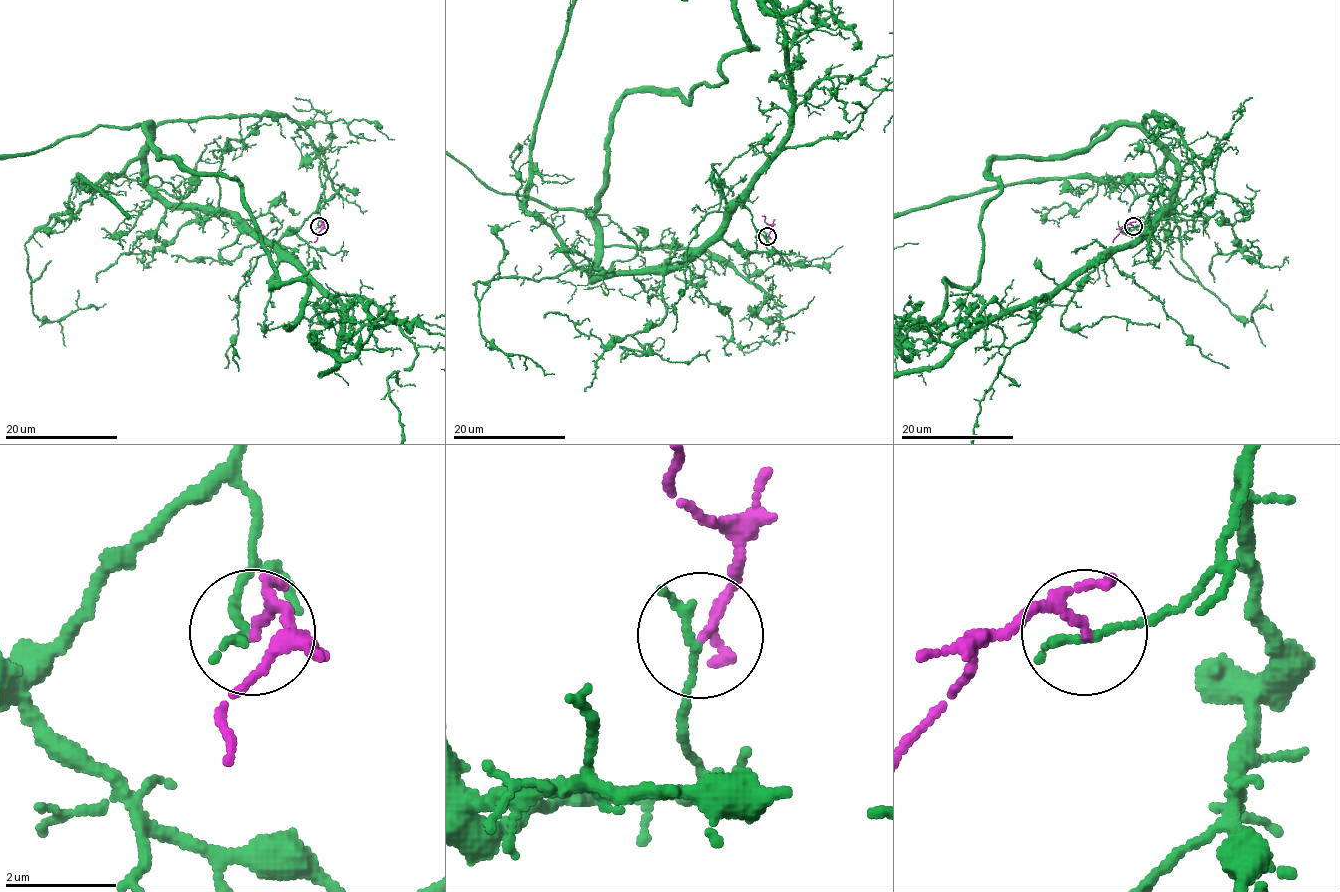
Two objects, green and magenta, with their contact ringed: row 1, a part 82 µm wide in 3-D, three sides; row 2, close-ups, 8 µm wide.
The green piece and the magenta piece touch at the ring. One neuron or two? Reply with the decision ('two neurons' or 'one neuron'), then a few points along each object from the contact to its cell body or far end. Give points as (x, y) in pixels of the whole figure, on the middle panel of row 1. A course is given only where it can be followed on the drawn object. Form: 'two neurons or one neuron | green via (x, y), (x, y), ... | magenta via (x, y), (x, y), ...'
two neurons | green via (767, 236), (767, 252), (722, 239), (673, 266), (596, 280), (594, 225), (485, 186) | magenta via (767, 236), (771, 228), (761, 215)

